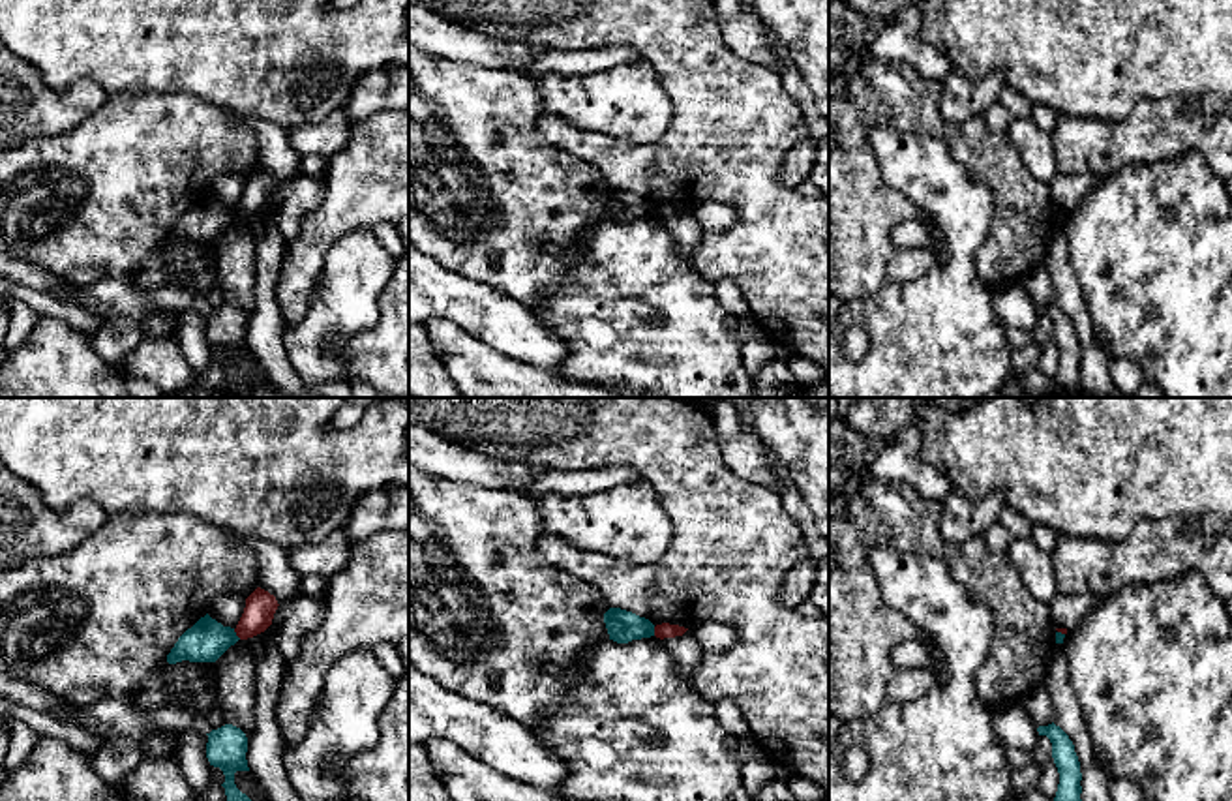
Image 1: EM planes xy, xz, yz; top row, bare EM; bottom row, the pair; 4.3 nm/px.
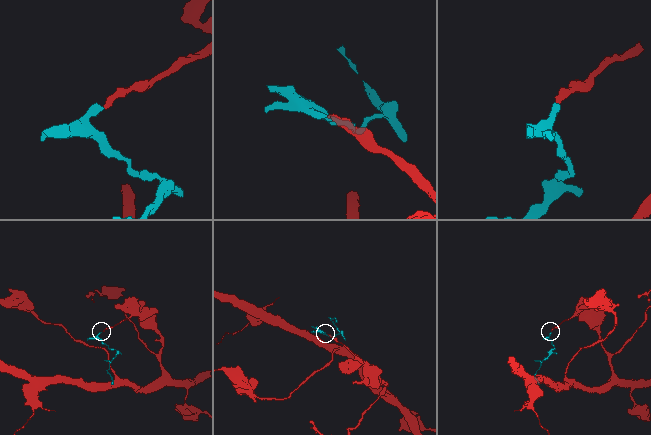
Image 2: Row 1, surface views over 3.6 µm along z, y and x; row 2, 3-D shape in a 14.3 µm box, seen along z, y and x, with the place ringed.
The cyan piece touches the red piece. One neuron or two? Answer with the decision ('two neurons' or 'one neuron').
two neurons

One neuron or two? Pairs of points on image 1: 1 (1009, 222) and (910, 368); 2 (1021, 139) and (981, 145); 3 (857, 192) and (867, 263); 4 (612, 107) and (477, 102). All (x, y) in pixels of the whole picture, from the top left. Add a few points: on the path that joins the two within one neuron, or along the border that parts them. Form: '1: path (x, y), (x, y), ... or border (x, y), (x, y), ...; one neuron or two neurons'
1: border (991, 227), (976, 259), (977, 276), (989, 289); two neurons
2: border (1007, 134), (1022, 162), (1037, 179); two neurons
3: path (857, 209), (857, 246); one neuron
4: border (535, 79), (540, 111); two neurons

